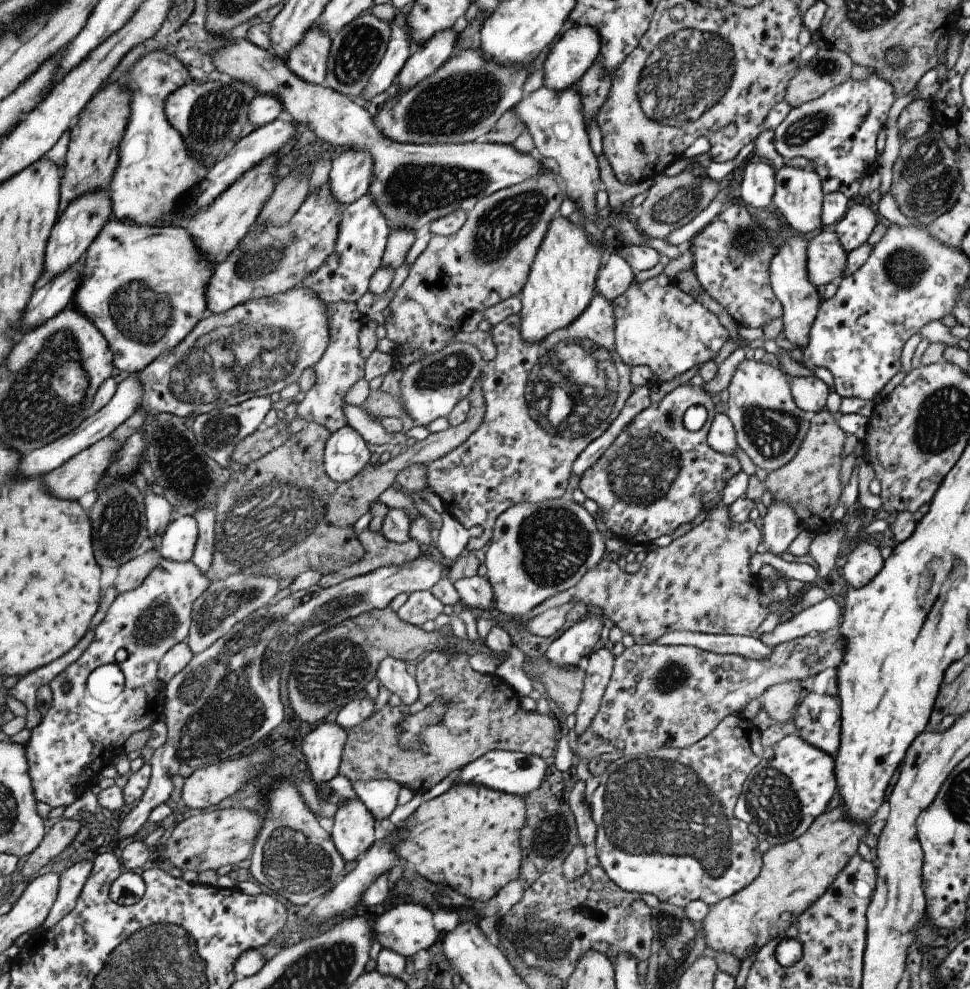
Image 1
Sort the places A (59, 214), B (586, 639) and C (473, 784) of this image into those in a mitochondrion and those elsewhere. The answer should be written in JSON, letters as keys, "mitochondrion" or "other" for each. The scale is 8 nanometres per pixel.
{"A":"other","B":"other","C":"other"}

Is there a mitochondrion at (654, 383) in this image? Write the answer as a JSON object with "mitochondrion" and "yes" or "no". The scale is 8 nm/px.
{"mitochondrion":"no"}

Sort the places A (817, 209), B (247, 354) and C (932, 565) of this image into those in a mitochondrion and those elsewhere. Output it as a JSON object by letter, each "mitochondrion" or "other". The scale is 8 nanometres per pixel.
{"A":"other","B":"mitochondrion","C":"other"}

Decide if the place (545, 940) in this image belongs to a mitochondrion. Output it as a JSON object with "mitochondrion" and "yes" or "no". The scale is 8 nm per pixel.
{"mitochondrion":"yes"}

